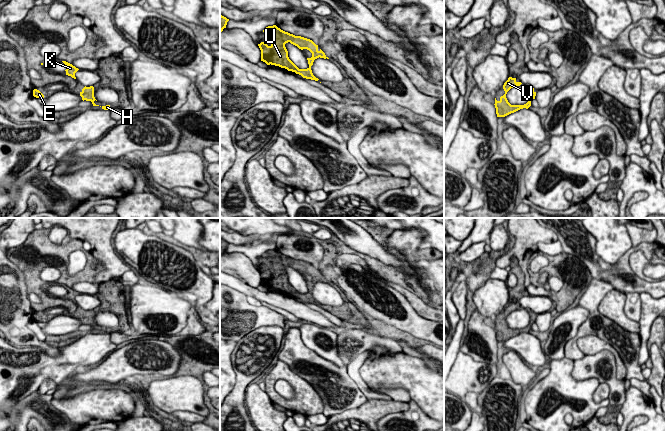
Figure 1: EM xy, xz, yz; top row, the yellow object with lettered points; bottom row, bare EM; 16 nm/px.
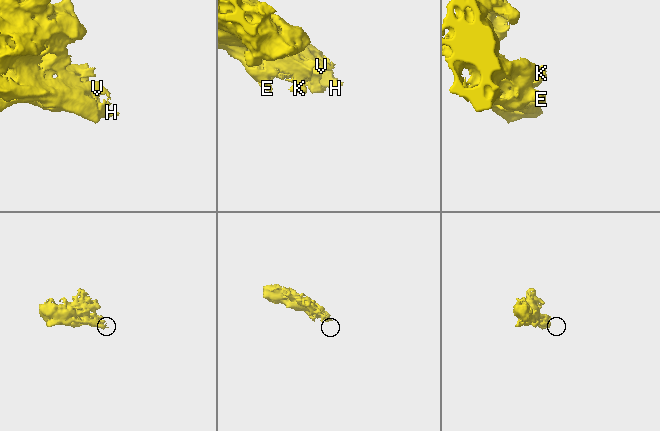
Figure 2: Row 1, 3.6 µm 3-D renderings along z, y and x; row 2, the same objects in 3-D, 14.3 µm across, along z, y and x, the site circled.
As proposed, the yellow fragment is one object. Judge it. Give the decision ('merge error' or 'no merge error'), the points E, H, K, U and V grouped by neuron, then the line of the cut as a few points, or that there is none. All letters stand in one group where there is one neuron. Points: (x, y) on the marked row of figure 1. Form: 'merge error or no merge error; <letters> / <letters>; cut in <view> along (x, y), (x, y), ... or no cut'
no merge error; E H K U V; no cut

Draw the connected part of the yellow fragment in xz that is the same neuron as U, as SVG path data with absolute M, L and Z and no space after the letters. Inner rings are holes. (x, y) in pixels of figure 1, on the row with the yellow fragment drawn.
M276 25L266 27L263 32L273 32L272 35L272 43L268 46L266 43L261 42L258 44L261 50L261 61L265 62L267 65L275 65L281 68L285 68L288 71L295 72L296 74L301 75L303 78L311 79L318 81L311 70L311 66L313 62L317 58L329 59L325 53L320 49L318 49L318 45L316 45L312 40L295 36L288 32L285 32L278 28ZM290 42L291 44L297 46L299 49L307 49L312 53L311 58L307 58L309 67L307 69L299 69L288 57L288 51L285 47L285 44Z

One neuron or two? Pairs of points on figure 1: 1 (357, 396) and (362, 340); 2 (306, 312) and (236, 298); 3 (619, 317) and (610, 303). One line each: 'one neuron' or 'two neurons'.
1: one neuron
2: two neurons
3: one neuron

